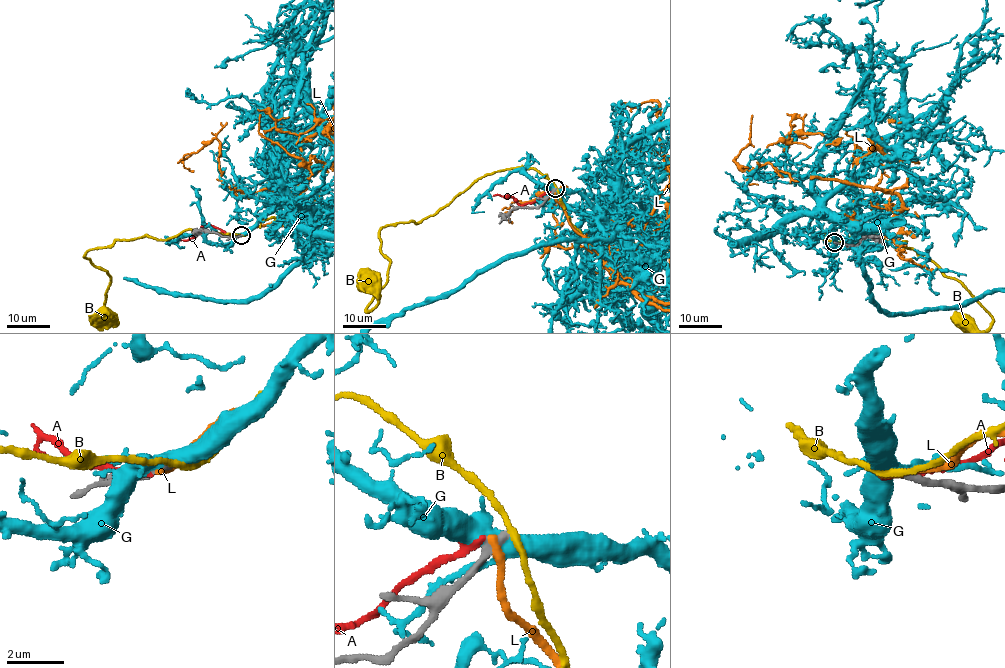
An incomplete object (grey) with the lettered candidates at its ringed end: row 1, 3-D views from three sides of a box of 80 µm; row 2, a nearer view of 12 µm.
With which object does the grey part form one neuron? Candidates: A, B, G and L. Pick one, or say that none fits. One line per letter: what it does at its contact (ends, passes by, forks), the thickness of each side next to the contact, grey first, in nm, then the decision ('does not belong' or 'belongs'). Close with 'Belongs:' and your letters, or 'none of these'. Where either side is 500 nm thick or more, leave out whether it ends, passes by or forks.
A: it ends; calibres 320 and 240 nm; does not belong
B: it passes by; calibres 280 and 220 nm; does not belong
G: it forks; calibres 320 and 460 nm; does not belong
L: it ends; calibres 320 and 280 nm; does not belong
Belongs: none of these

